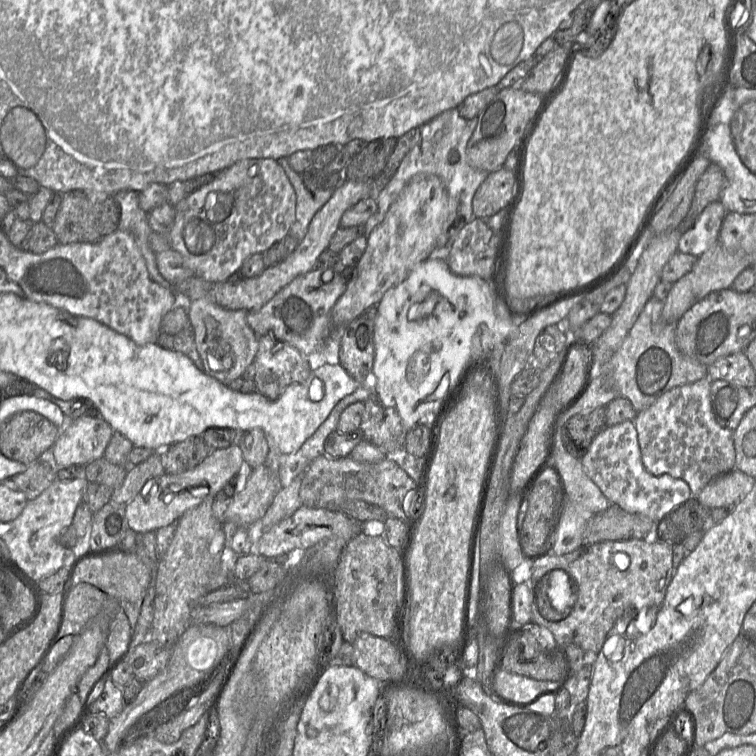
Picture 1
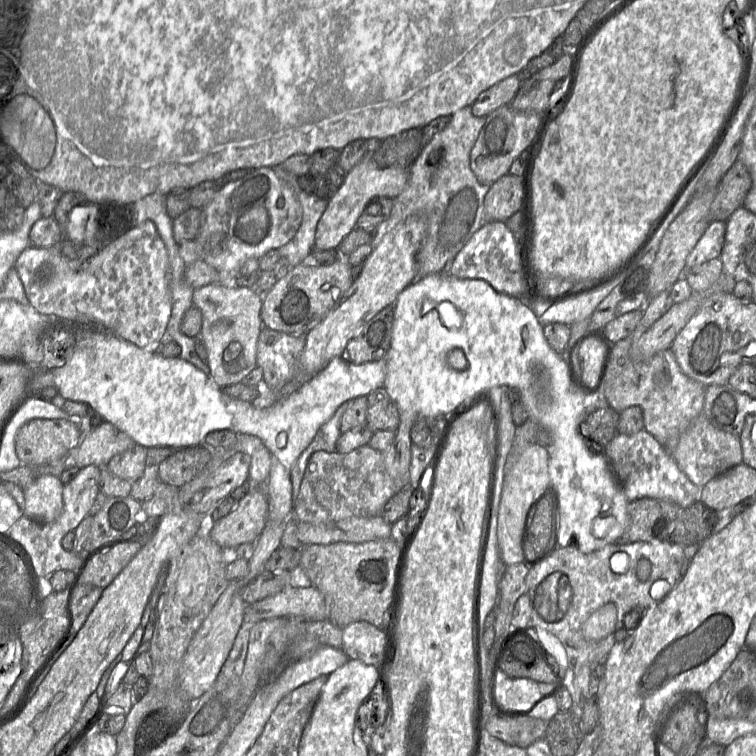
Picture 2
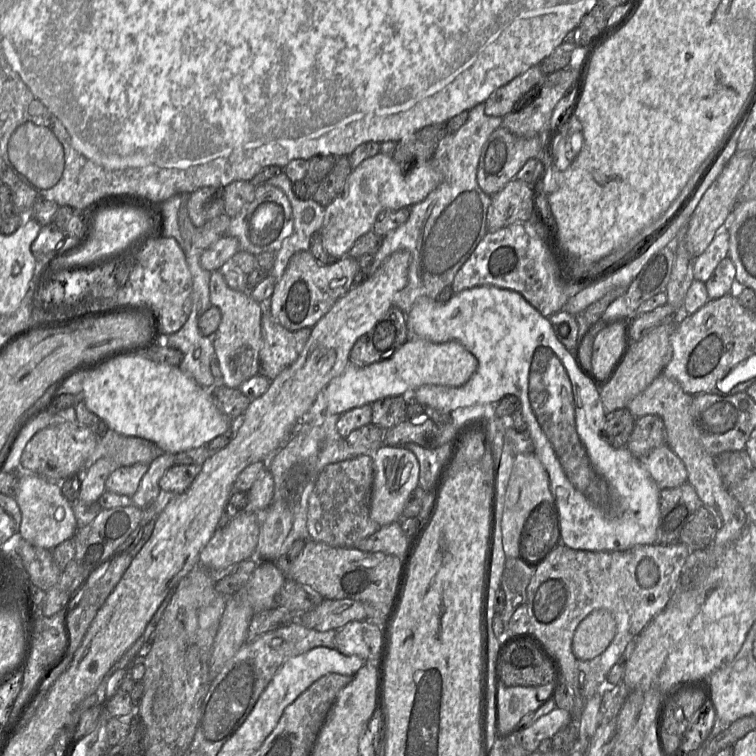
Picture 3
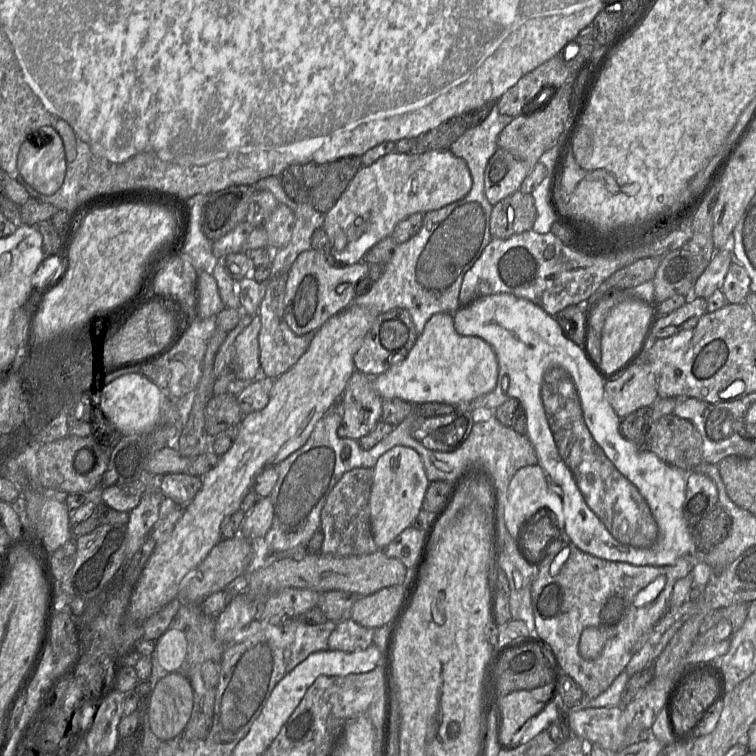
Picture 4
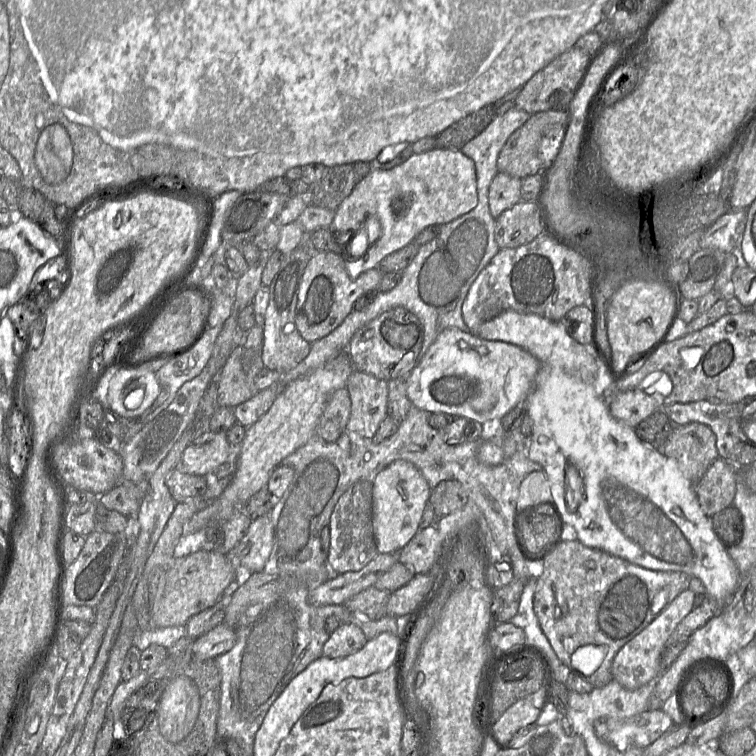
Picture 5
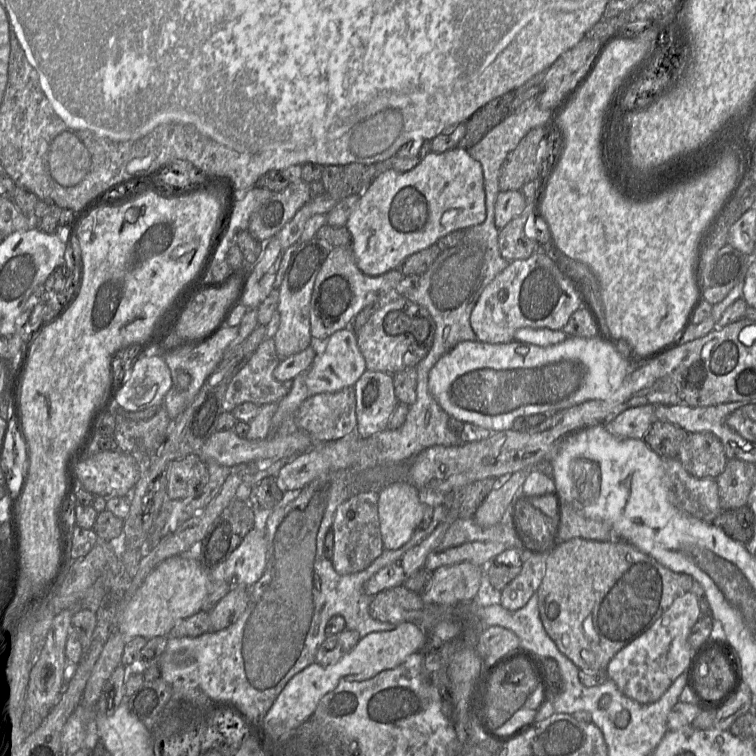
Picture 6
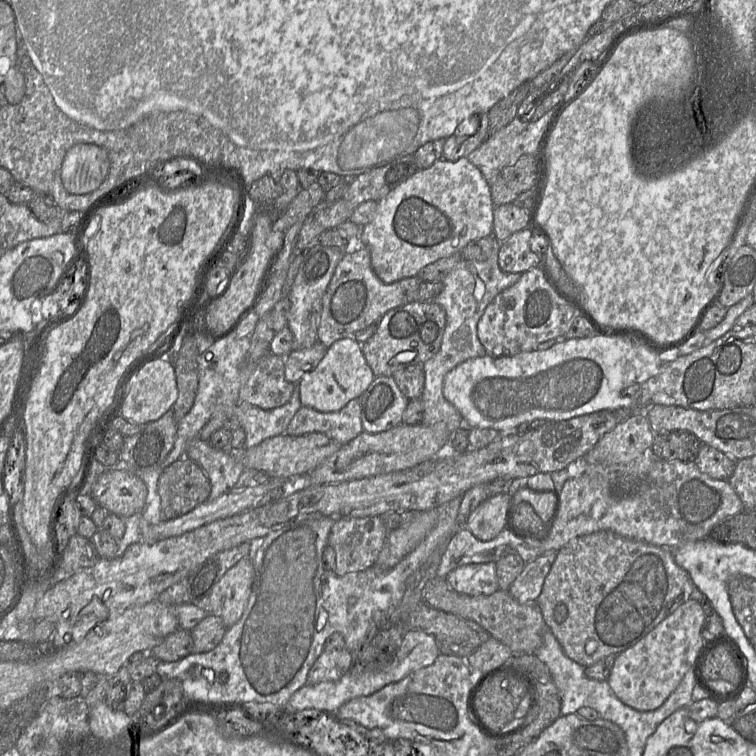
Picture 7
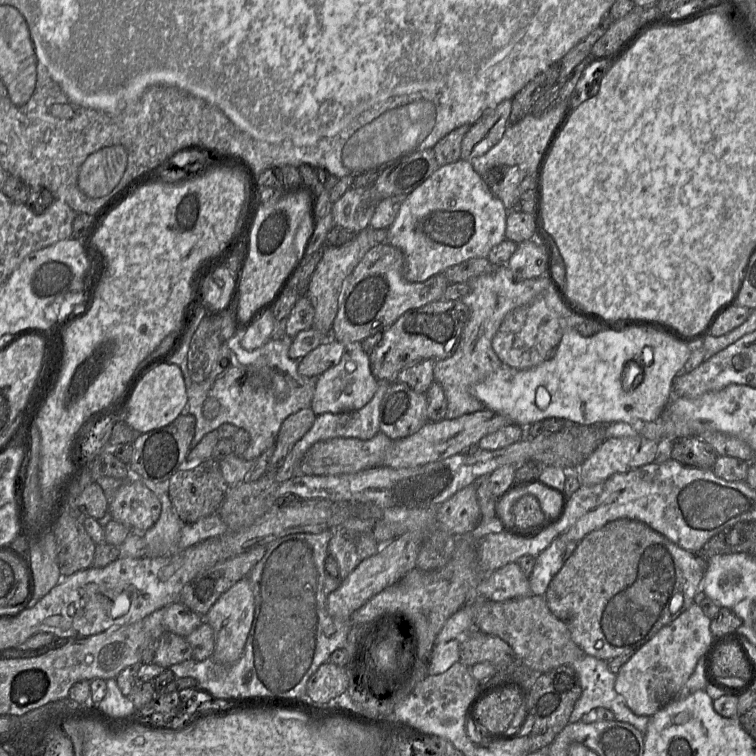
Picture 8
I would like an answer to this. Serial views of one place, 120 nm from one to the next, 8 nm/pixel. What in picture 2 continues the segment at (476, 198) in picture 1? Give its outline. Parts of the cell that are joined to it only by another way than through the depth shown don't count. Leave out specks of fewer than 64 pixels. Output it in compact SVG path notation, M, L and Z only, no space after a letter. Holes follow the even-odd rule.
M506 174L490 185L485 195L486 222L505 222L515 213L525 212L526 192L521 177Z

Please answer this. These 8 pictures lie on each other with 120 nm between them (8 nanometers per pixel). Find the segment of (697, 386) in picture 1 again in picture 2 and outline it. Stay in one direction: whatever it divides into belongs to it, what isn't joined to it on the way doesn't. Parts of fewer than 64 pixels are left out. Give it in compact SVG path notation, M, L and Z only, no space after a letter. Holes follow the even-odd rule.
M703 413L690 422L677 446L669 452L680 469L699 487L741 464L743 457L740 436L716 428Z

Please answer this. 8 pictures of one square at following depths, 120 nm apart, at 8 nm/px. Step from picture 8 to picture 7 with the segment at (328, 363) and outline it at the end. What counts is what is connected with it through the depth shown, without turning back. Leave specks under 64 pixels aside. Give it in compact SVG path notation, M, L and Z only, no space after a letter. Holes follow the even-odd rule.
M317 341L313 346L304 350L293 350L284 359L285 378L298 384L301 378L316 368L327 352L324 344Z

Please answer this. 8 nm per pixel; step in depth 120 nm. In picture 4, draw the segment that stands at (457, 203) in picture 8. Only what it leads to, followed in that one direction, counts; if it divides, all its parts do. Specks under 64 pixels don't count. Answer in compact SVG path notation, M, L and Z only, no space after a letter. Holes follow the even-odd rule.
M449 149L448 150L430 150L420 154L404 154L400 152L394 152L387 154L370 166L362 167L349 183L346 190L342 193L336 204L325 214L325 220L323 228L329 238L331 254L342 264L352 265L363 260L364 255L374 245L376 245L382 239L391 236L396 225L414 213L423 213L440 209L446 205L449 205L455 201L464 198L472 187L472 177L469 167L465 160L455 156Z

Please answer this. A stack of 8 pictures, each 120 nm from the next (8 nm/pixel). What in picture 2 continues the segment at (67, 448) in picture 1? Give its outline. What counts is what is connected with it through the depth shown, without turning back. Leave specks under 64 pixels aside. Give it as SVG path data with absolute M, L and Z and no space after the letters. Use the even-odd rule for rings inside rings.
M108 422L86 432L80 443L65 456L65 468L104 467L115 455L136 446L134 440Z

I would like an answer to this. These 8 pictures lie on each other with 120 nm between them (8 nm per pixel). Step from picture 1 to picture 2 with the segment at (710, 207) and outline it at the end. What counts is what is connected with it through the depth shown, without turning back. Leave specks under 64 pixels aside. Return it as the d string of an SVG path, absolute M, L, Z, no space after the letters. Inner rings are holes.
M711 221L703 236L687 257L686 268L692 268L711 259L719 258L725 242L725 234L725 221Z

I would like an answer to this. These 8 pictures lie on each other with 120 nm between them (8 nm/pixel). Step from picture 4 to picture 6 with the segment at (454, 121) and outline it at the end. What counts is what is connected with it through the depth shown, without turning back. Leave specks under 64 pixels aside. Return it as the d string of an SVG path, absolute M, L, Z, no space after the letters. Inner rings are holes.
M514 92L503 94L479 108L466 122L466 133L458 147L469 149L477 144L492 128L509 116Z

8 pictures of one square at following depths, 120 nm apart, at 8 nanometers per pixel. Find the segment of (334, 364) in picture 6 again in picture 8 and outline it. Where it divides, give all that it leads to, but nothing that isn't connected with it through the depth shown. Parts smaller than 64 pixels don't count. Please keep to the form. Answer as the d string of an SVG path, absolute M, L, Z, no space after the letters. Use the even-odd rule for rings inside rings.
M346 344L340 361L317 377L310 408L316 415L345 413L366 405L377 391L380 381L373 375L369 354L360 344Z

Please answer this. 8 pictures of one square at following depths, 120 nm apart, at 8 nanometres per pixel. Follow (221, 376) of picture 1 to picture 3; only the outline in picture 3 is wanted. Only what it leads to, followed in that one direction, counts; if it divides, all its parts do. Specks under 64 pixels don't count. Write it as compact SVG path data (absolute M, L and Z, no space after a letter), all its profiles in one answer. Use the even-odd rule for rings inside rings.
M220 270L211 272L209 283L210 302L221 312L221 322L213 334L212 342L223 385L239 388L245 381L259 374L259 351L262 346L261 319L264 305L256 302L249 292L231 289Z

